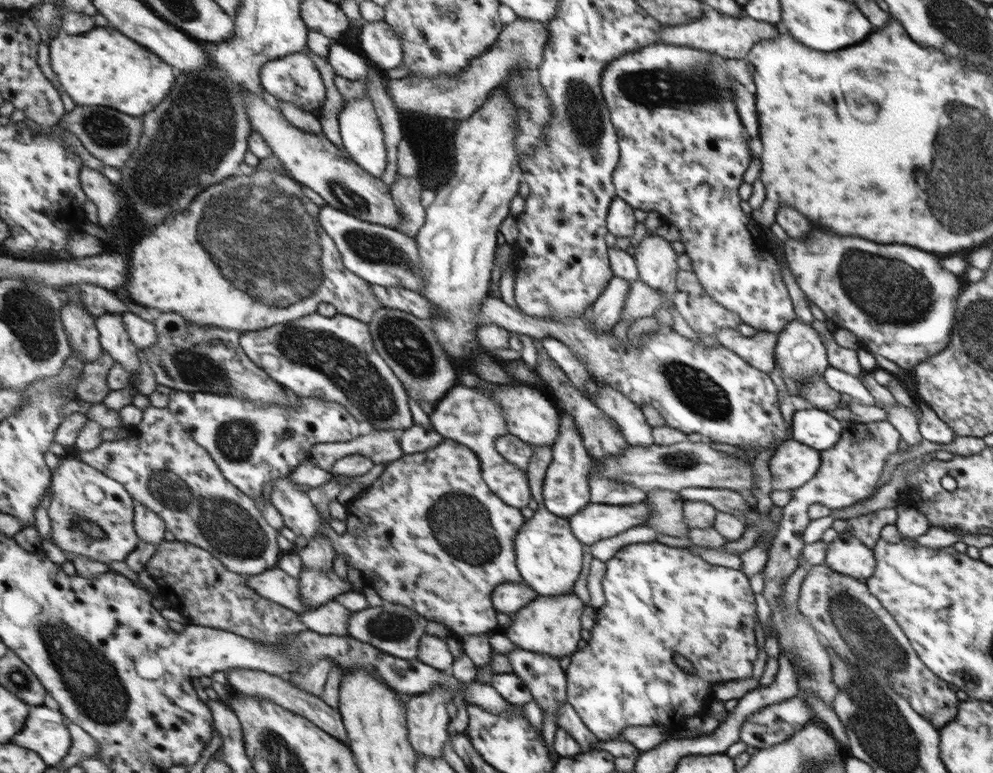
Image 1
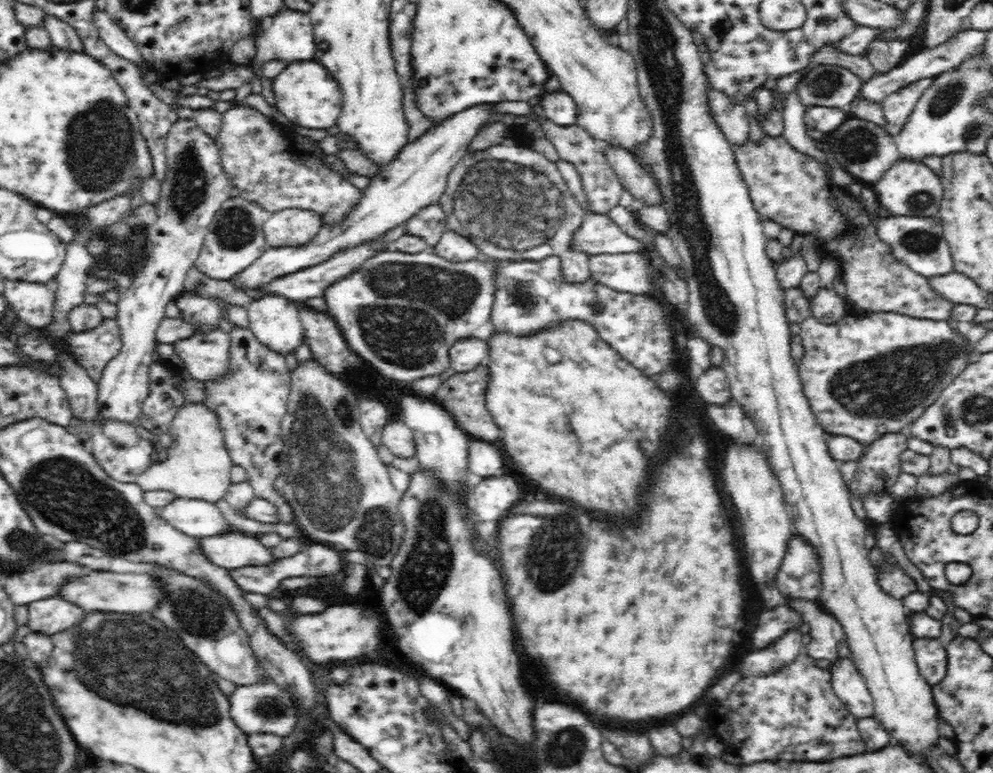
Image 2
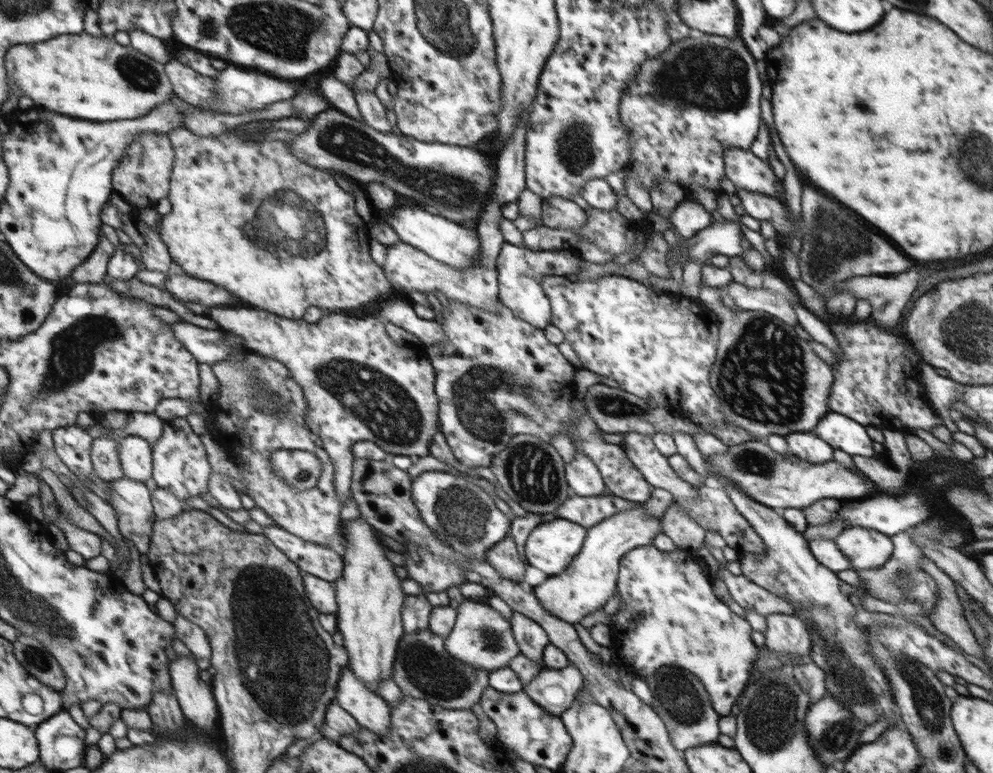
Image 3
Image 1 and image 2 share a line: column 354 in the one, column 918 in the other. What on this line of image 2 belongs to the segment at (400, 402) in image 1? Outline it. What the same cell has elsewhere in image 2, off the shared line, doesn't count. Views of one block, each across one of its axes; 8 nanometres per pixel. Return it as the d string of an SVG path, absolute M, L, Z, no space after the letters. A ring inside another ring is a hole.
M868 312L862 318L856 318L852 315L846 315L836 322L822 322L817 317L806 317L799 323L801 344L804 348L804 356L798 364L799 379L802 381L802 392L806 395L807 402L810 403L811 414L814 415L818 424L829 434L836 436L848 436L858 441L858 444L866 448L872 444L874 440L878 440L883 433L901 432L908 429L911 422L916 420L920 413L927 405L930 405L939 393L943 391L964 368L970 363L977 360L977 356L972 356L972 346L964 344L964 338L954 332L946 320L928 320L925 317L912 317L894 312Z

